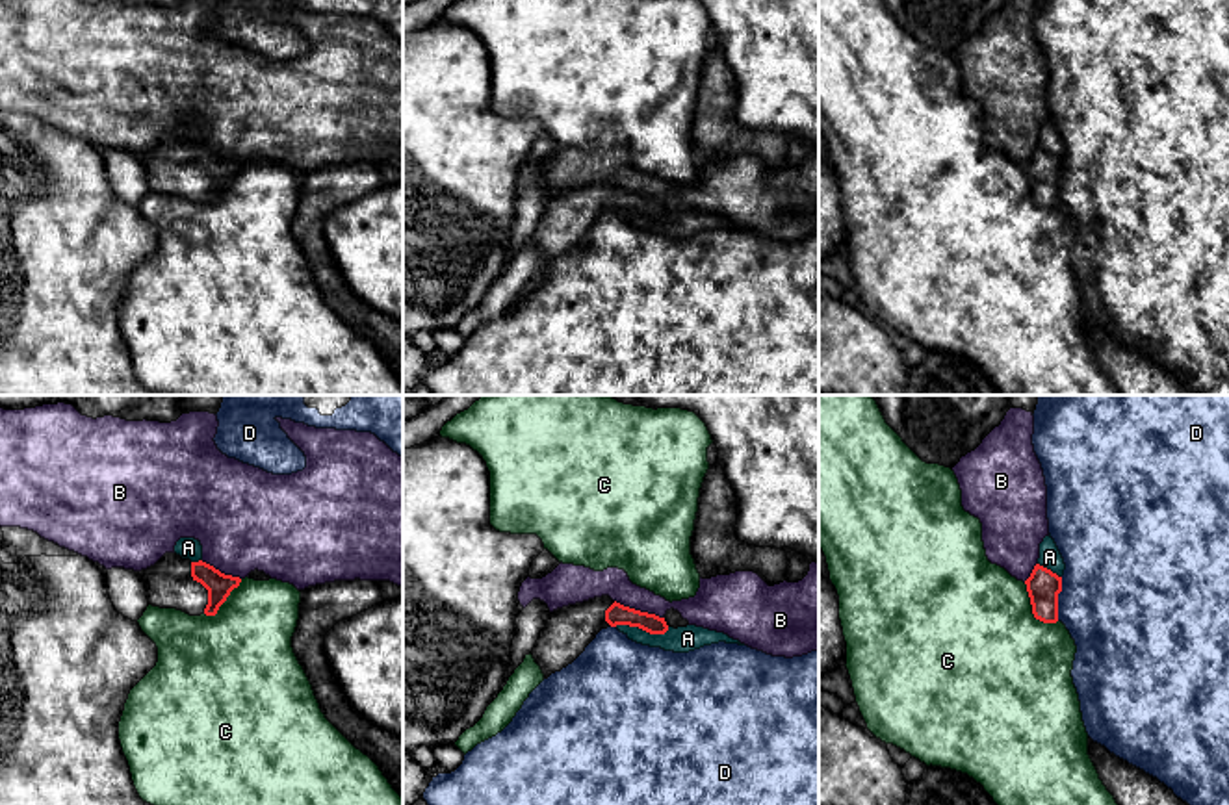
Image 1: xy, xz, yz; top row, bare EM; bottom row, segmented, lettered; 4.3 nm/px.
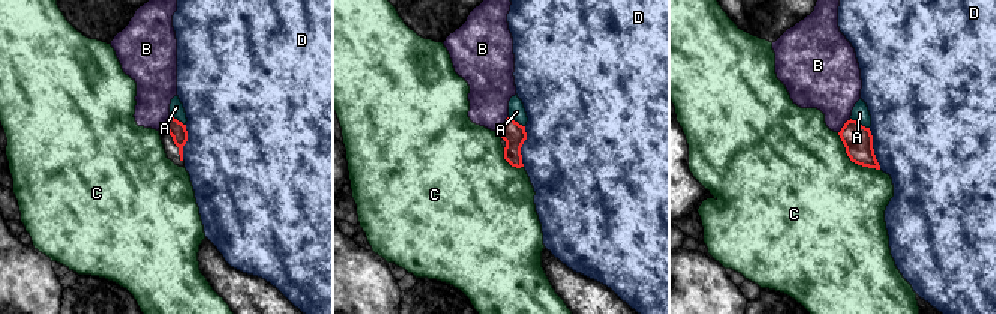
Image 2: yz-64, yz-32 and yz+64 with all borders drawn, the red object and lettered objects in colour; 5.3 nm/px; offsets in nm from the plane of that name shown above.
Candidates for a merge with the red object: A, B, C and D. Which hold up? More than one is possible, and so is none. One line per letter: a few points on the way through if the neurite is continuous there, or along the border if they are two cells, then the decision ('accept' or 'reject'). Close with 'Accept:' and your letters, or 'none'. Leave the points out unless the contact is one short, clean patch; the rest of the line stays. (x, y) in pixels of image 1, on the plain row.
A: reject
B: border xz (615, 184), (663, 203); reject
C: reject
D: reject
Accept: none

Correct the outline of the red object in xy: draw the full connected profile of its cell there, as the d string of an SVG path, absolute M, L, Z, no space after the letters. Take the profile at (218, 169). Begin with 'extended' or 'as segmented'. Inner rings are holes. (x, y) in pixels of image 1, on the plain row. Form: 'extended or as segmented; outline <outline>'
extended; outline M165 137L154 150L141 154L149 189L176 193L189 200L215 200L241 163L225 160L213 150Z

